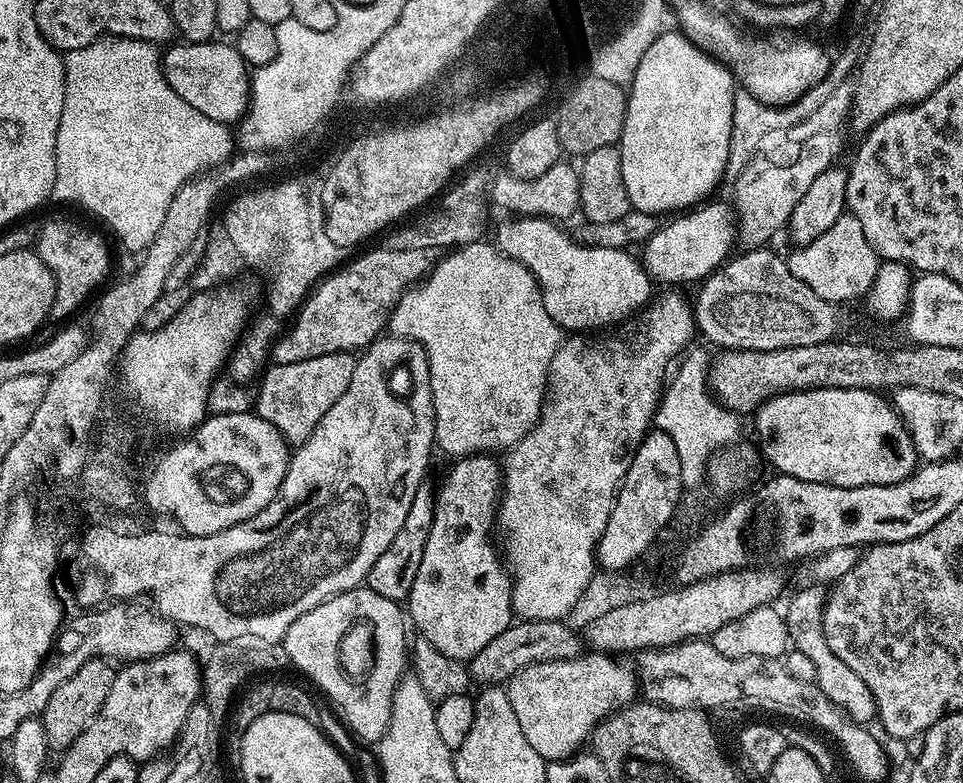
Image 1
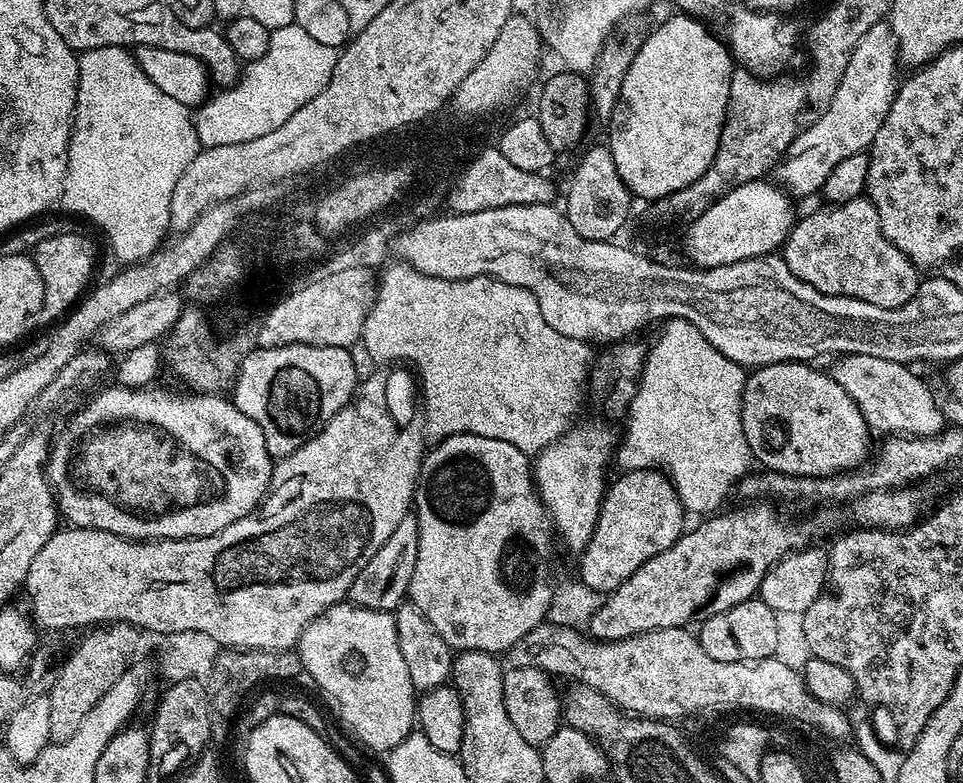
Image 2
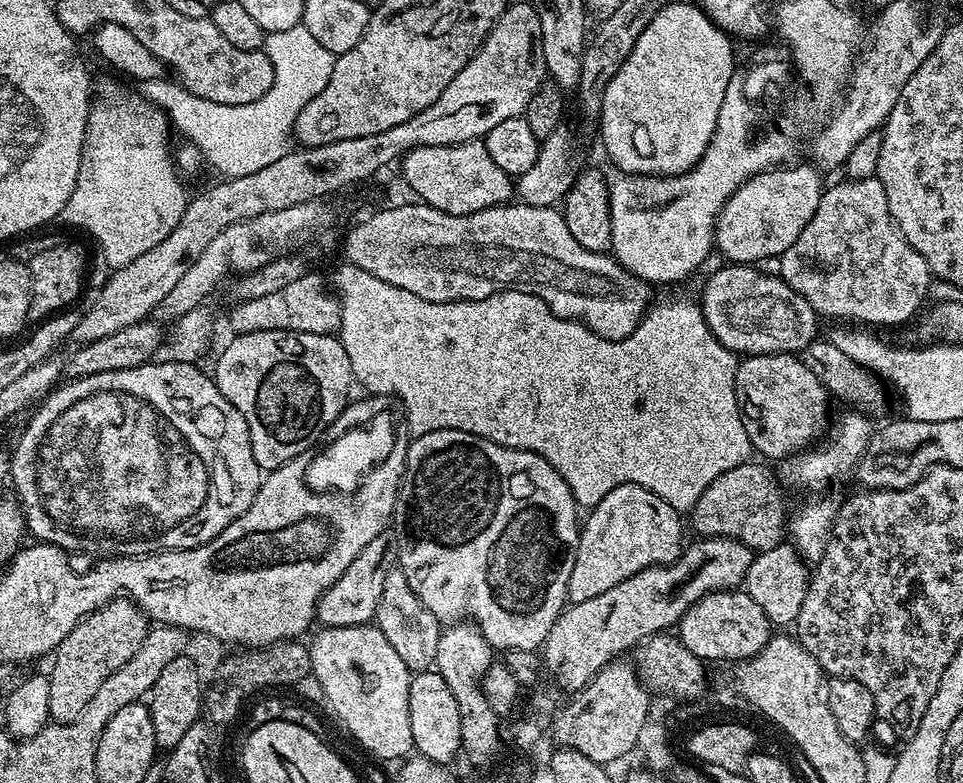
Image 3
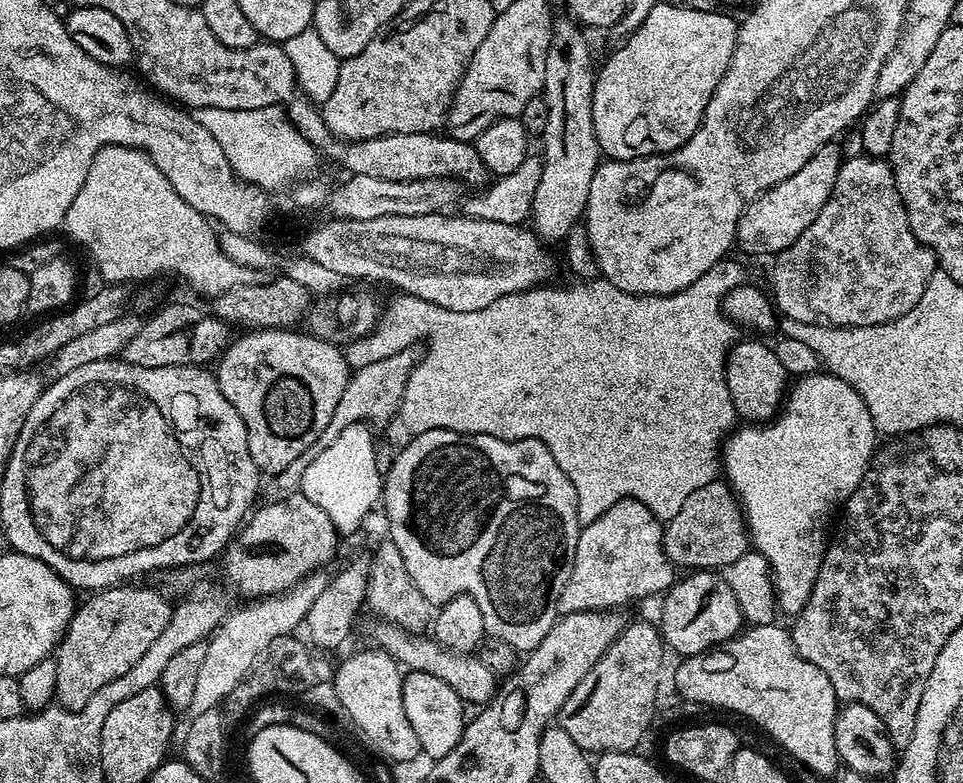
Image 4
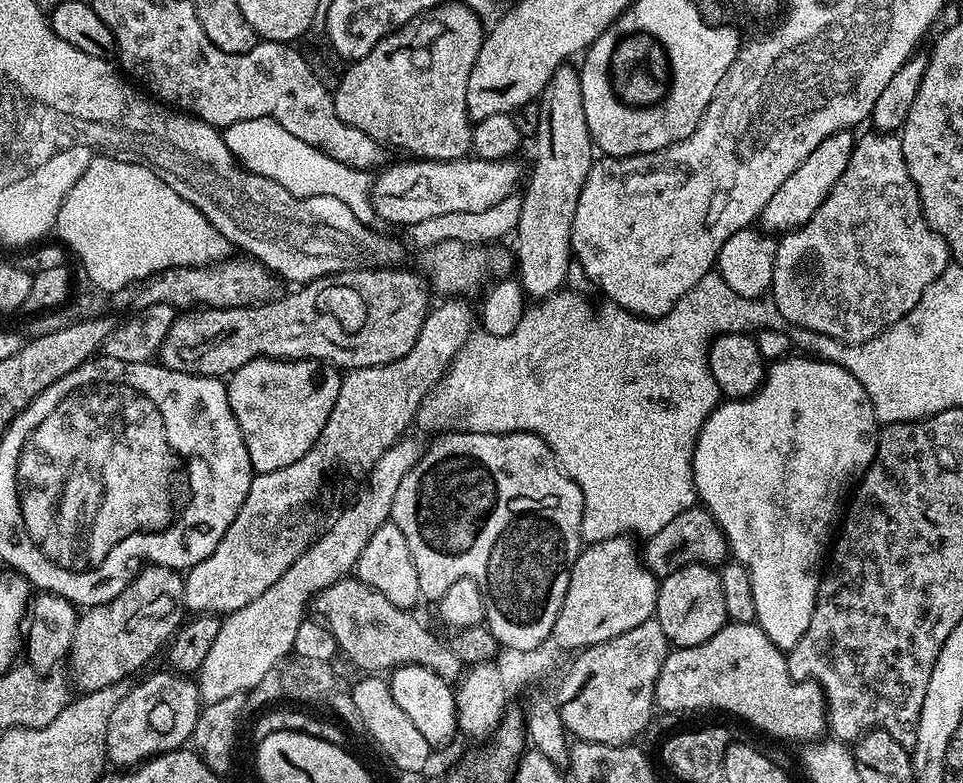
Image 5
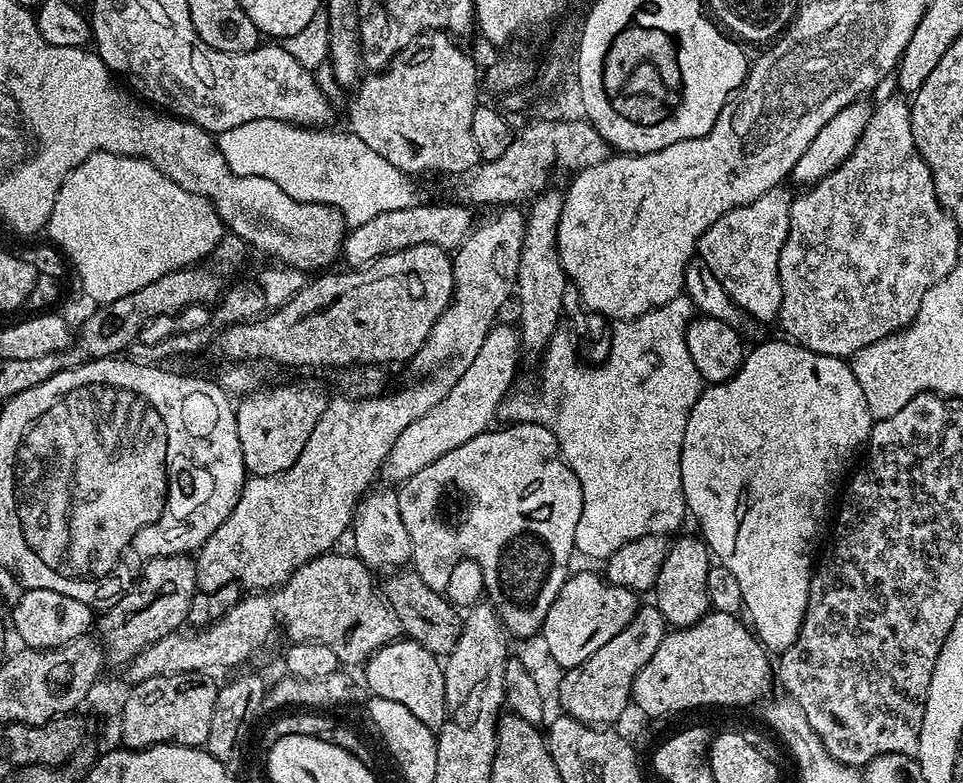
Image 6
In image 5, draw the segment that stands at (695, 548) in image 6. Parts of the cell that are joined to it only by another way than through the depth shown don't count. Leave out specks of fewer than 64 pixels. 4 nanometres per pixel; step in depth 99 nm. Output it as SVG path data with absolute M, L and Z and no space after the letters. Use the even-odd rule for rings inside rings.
M713 565L682 566L682 570L674 570L674 574L663 577L659 585L654 619L658 626L662 626L662 634L666 634L669 645L677 648L698 646L714 638L714 634L718 634L718 630L722 630L729 623L720 573Z

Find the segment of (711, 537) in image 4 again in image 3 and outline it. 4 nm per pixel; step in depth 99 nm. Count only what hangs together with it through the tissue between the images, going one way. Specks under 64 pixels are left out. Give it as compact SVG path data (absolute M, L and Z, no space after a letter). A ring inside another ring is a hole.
M745 462L734 466L734 470L726 470L726 474L718 474L706 490L702 490L702 498L692 507L690 519L692 528L696 531L697 537L725 536L731 540L742 542L756 552L765 552L771 548L777 548L779 544L786 540L786 514L784 516L784 492L780 489L780 484L776 481L776 476L767 468L769 465L752 464Z

